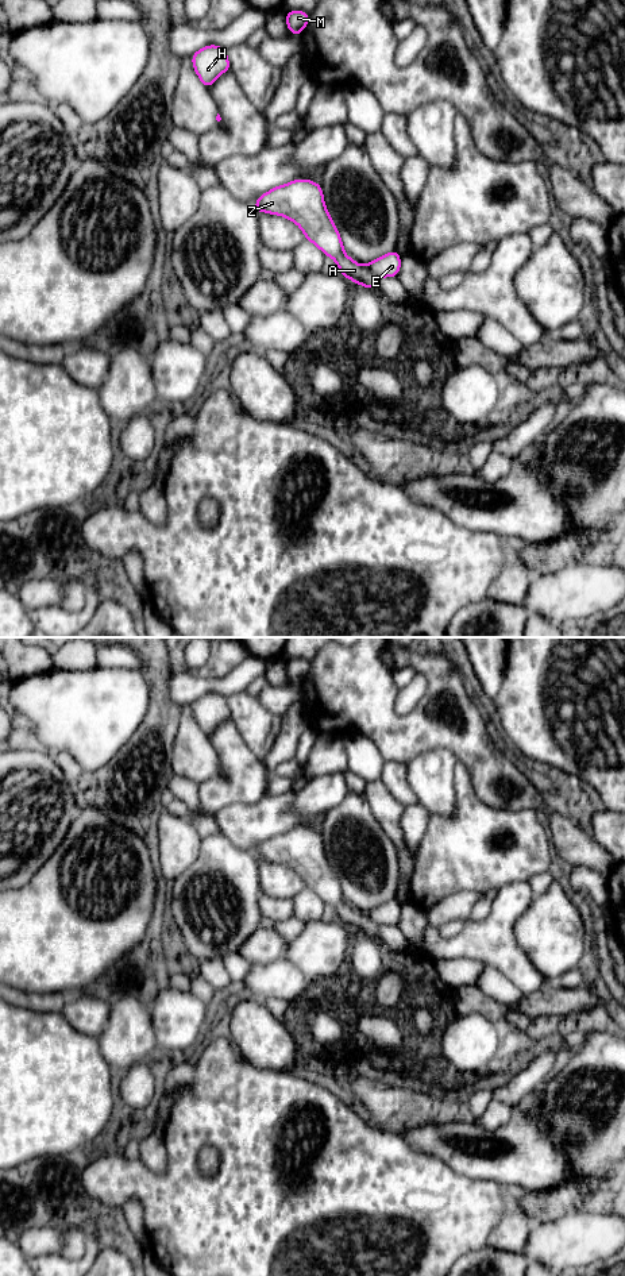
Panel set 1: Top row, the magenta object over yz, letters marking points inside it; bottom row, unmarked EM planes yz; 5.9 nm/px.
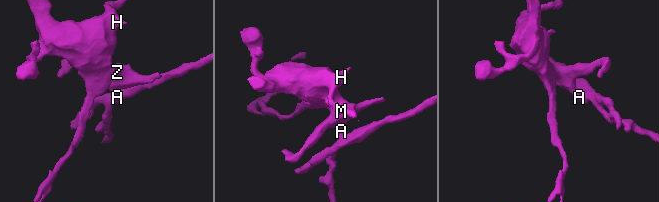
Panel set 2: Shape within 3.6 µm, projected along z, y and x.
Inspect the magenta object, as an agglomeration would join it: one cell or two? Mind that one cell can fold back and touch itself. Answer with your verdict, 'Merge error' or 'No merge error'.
Merge error

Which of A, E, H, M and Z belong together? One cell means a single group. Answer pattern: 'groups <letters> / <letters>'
groups A H M Z / E

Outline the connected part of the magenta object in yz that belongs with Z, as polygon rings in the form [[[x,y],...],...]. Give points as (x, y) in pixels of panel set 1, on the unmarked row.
[[[300,826],[279,833],[261,843],[254,853],[255,859],[283,864],[294,870],[305,887],[319,895],[325,905],[335,907],[340,921],[360,934],[375,937],[378,926],[366,913],[358,913],[347,905],[340,880],[325,856],[321,833]]]

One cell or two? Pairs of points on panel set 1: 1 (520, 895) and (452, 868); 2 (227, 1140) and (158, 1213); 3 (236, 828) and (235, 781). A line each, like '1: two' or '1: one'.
1: two
2: one
3: two

